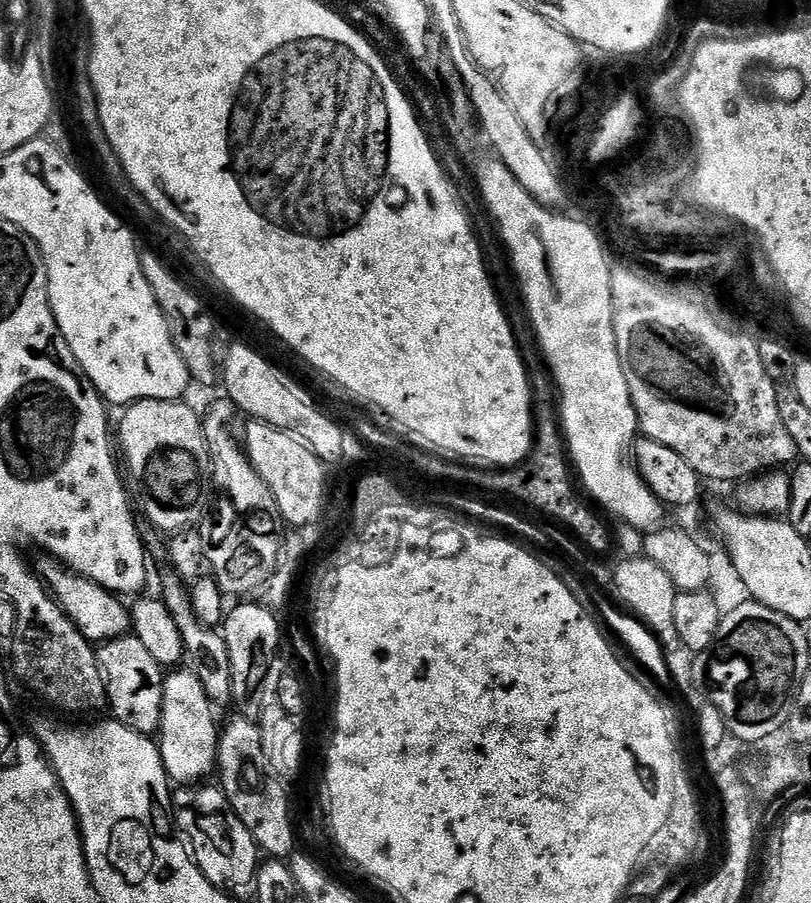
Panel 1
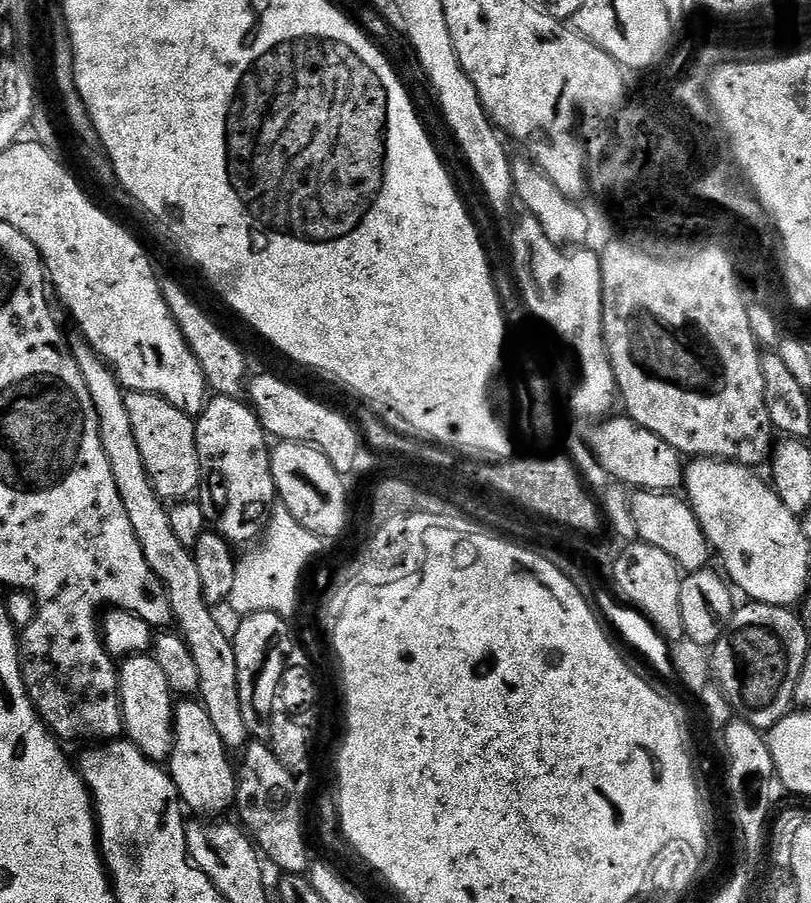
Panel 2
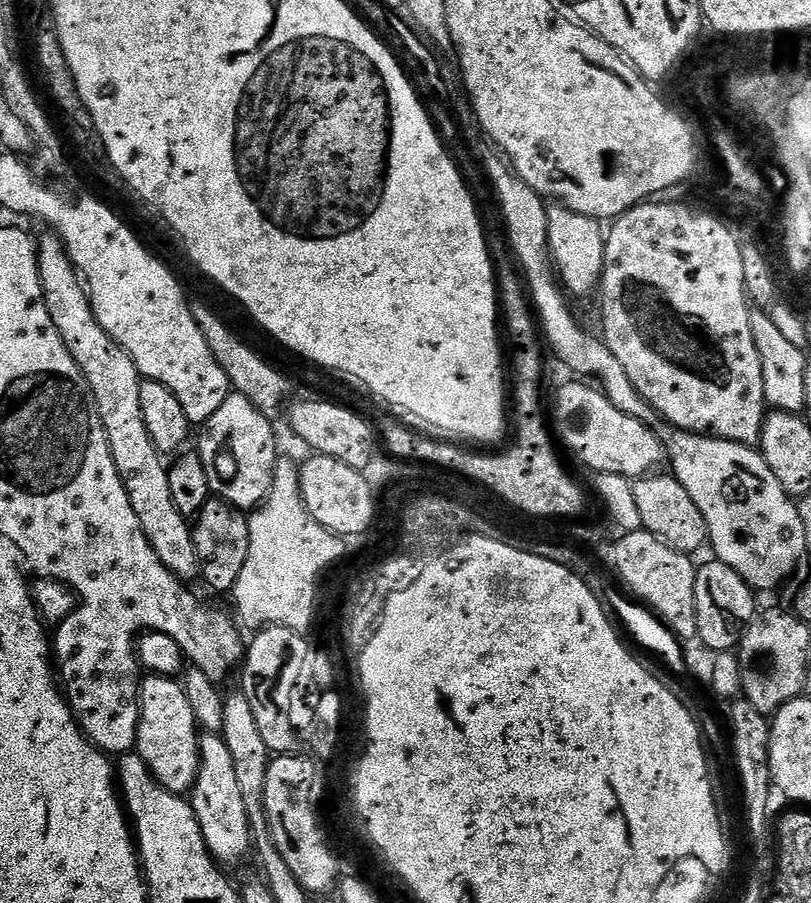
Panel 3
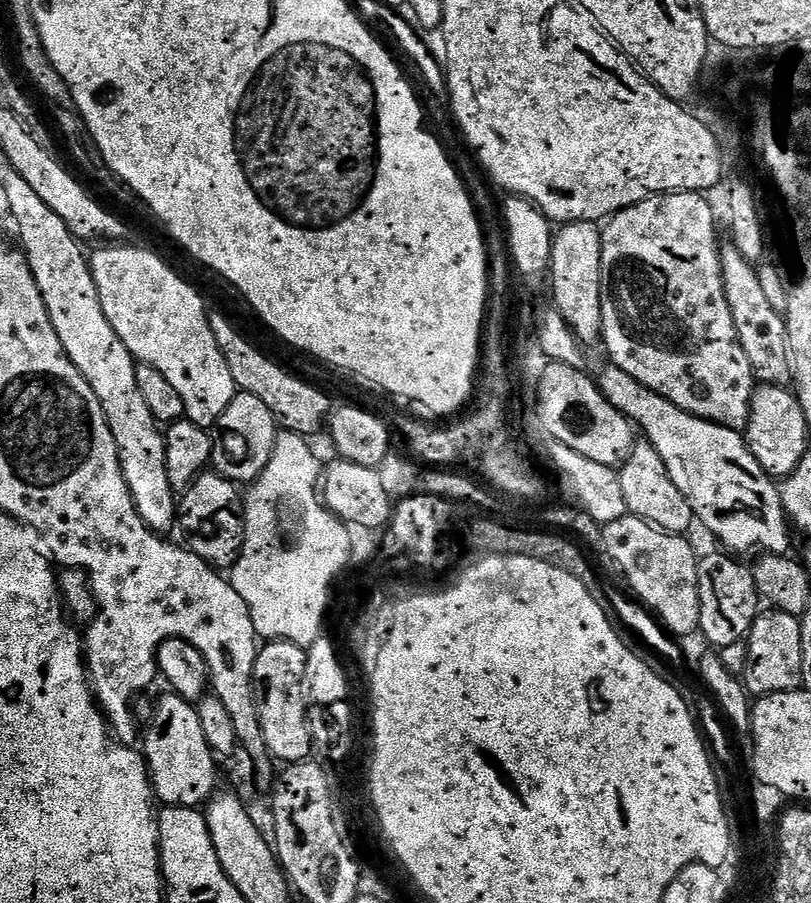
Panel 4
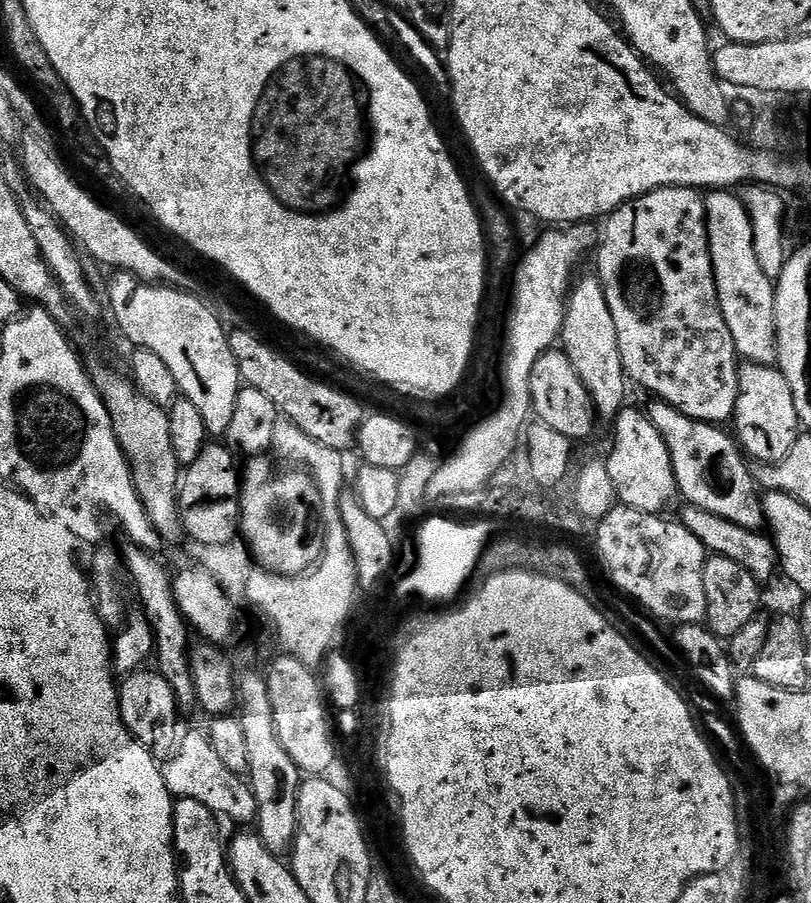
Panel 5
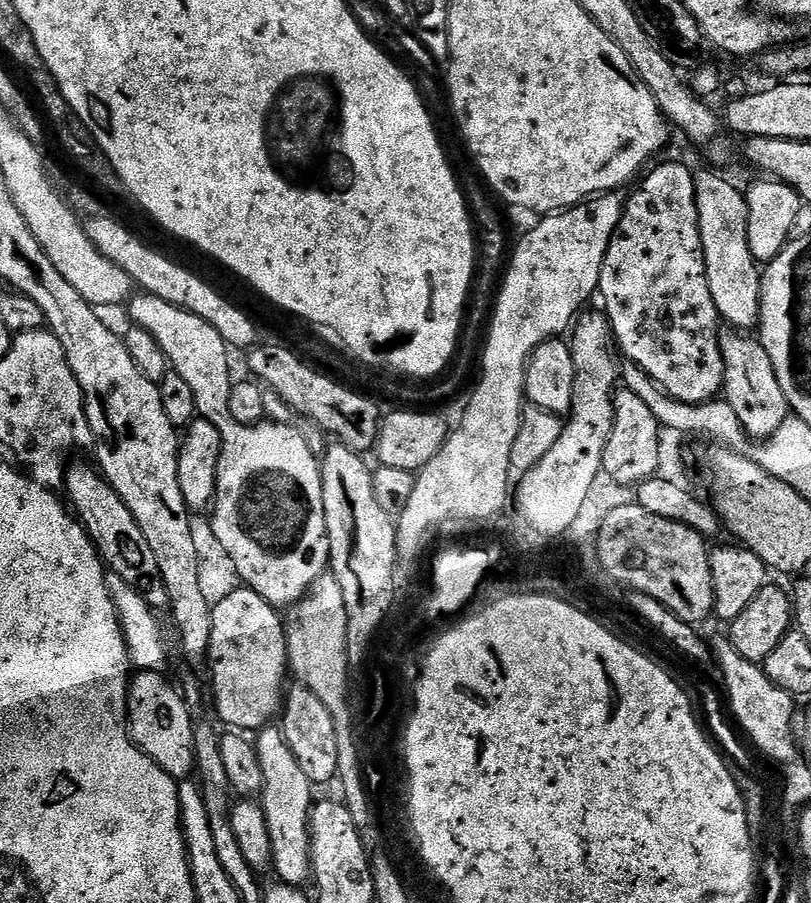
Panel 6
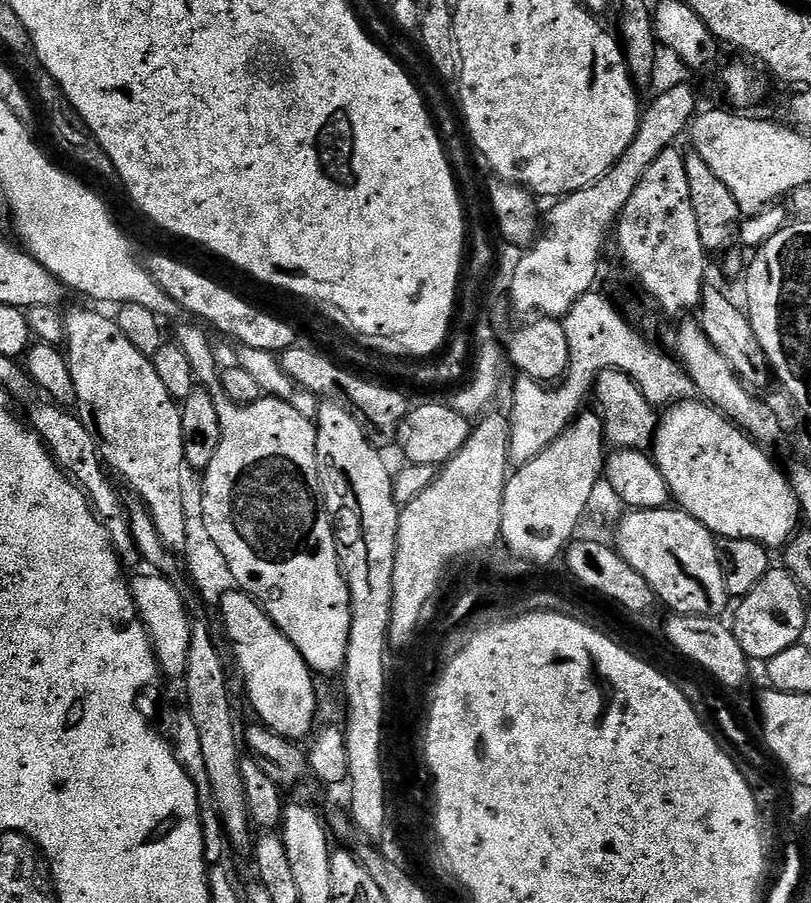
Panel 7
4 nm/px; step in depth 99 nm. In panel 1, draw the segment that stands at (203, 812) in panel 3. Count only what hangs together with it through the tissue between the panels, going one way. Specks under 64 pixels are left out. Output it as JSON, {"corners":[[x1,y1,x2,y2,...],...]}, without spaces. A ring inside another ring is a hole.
{"corners":[[172,670,165,675,162,718,158,743,169,781,180,786,196,786,217,771,216,751,220,748,221,729,216,728,216,712,202,682,191,670]]}

